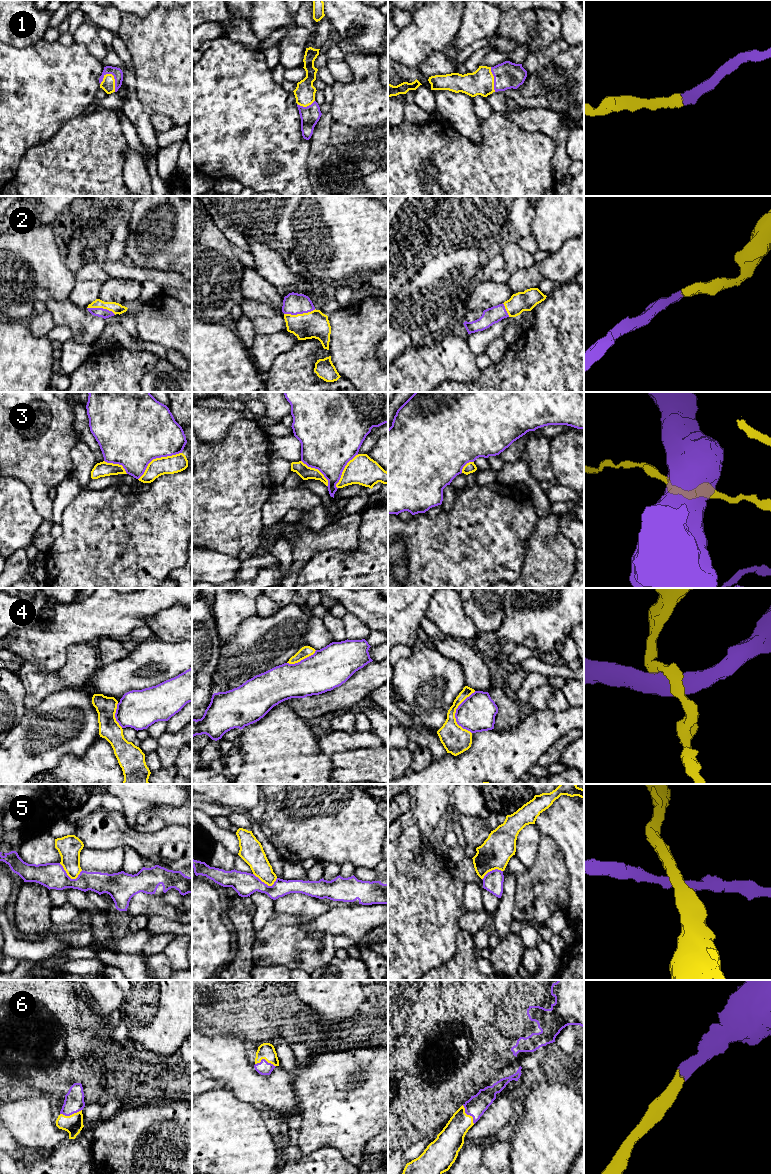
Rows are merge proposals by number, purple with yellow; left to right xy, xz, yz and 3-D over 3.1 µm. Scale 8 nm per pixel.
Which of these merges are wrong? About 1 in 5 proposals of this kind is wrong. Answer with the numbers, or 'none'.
3, 4, 5

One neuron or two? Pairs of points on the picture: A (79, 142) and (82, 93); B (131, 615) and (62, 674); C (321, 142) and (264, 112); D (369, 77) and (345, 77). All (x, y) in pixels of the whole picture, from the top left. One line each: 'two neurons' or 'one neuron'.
A: two neurons
B: two neurons
C: two neurons
D: two neurons

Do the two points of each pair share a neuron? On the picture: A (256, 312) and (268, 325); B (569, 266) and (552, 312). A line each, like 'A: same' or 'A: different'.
A: same
B: different

